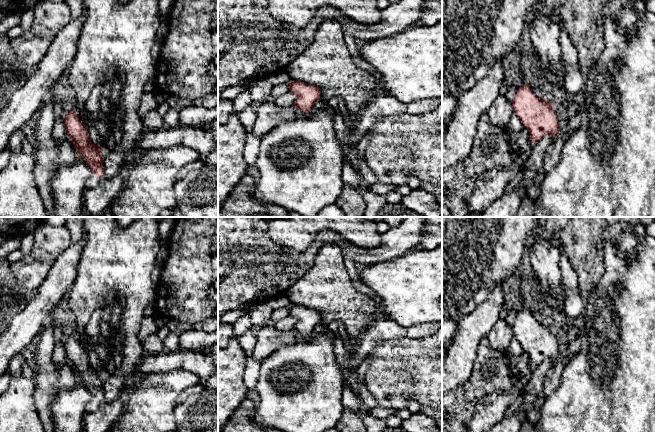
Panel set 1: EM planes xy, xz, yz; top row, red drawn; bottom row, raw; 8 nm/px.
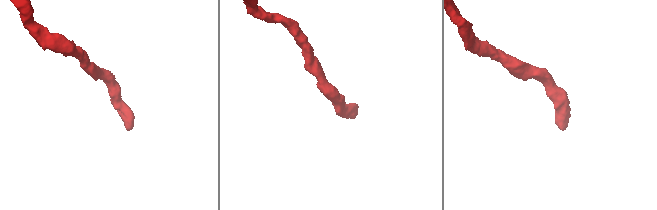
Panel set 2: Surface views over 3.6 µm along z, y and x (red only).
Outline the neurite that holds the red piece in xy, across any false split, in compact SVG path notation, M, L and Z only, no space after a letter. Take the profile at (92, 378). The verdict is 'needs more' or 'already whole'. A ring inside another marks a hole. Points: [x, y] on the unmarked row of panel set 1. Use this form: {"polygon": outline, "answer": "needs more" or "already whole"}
{"polygon": "M71 334L63 341L63 345L66 350L67 358L76 372L77 379L84 383L92 395L92 398L86 404L86 412L94 412L105 400L103 372L94 369L90 365L87 351L76 339L75 334Z", "answer": "needs more"}

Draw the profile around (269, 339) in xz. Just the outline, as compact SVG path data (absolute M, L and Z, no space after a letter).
M262 326L256 332L256 345L252 352L252 358L257 362L262 362L277 349L284 345L296 342L295 330L278 331L274 326Z

